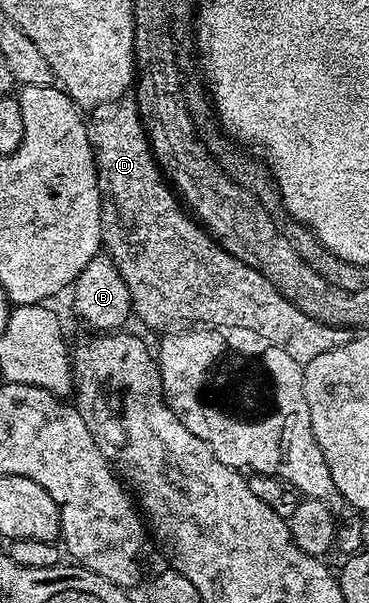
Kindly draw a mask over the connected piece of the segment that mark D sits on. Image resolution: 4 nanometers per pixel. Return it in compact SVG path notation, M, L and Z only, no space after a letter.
M125 96L119 102L113 102L101 114L104 115L90 126L92 155L96 161L100 189L100 240L103 249L114 260L122 280L126 280L135 317L140 317L154 332L164 332L164 322L176 322L176 318L187 318L188 321L207 319L208 322L236 318L238 328L256 326L254 332L264 330L264 337L270 346L290 352L290 356L301 364L352 341L353 331L322 324L314 320L314 316L306 316L306 312L282 296L282 292L278 292L278 288L274 288L274 284L270 284L262 272L238 260L219 242L209 241L207 258L200 247L200 237L205 237L206 231L191 213L186 212L181 199L152 155L152 143L148 140L137 99Z

